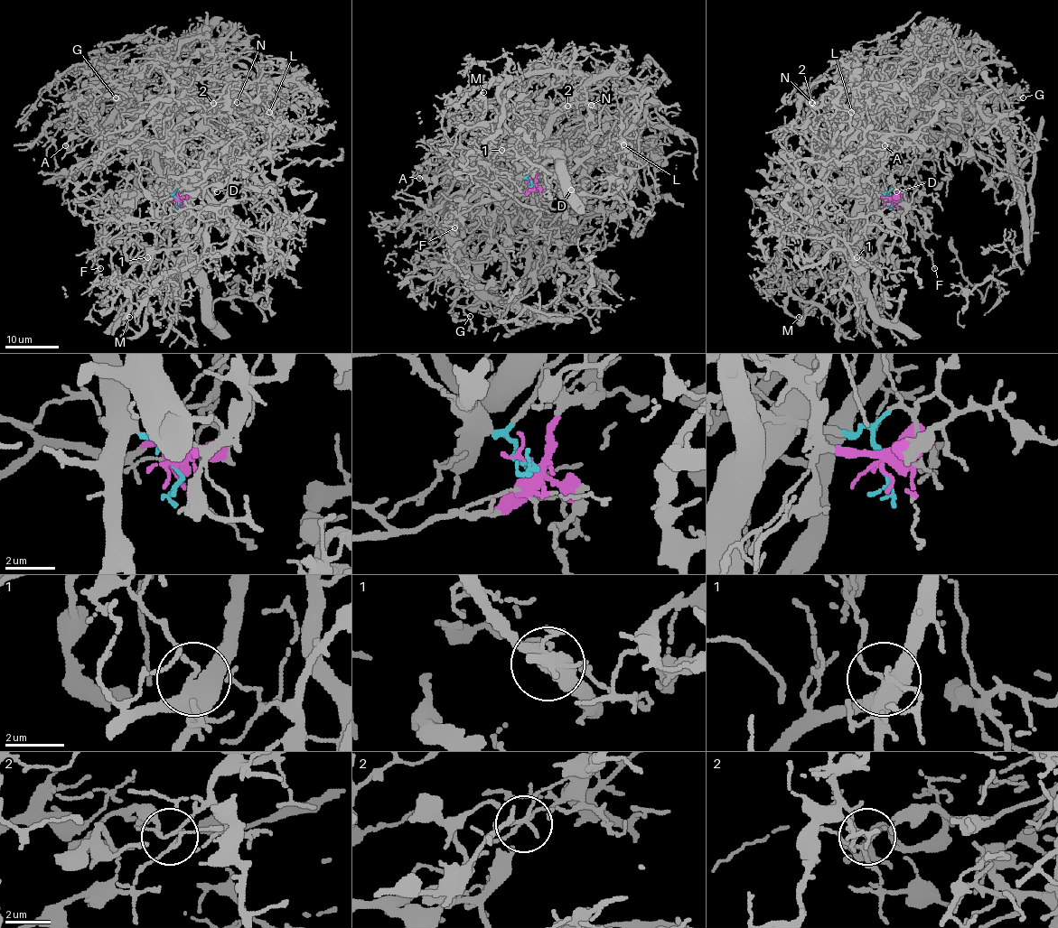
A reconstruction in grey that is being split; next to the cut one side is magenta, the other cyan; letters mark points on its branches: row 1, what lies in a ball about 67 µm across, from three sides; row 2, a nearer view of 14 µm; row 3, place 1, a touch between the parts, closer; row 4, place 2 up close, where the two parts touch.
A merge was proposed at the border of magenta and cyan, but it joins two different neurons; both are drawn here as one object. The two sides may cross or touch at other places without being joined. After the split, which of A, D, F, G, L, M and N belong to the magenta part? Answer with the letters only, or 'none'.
A, D, F, L, N

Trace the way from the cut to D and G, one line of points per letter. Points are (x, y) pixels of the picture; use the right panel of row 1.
D: (890, 199), (876, 193), (874, 182), (876, 177), (873, 170), (887, 171), (897, 191)
G: (890, 199), (884, 191), (884, 183), (898, 150), (913, 135), (1002, 97), (1014, 87), (1014, 96), (1024, 97)

